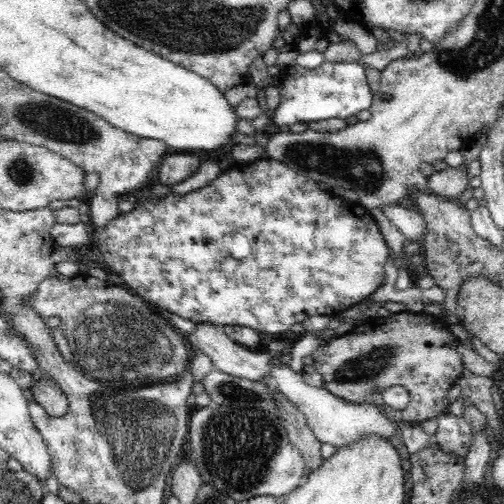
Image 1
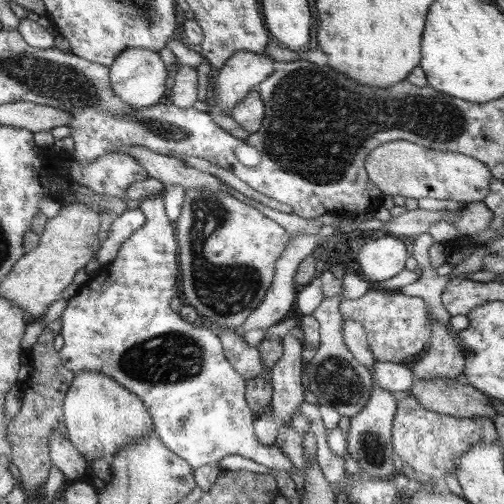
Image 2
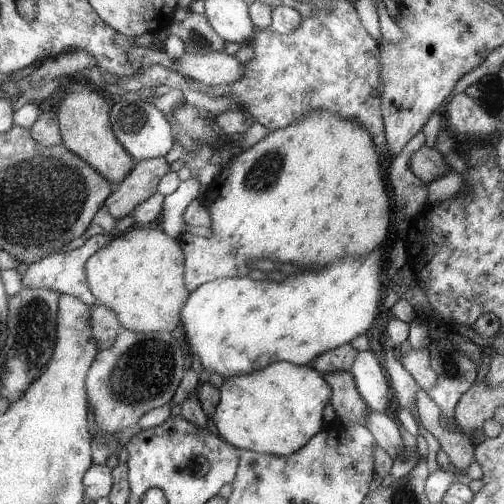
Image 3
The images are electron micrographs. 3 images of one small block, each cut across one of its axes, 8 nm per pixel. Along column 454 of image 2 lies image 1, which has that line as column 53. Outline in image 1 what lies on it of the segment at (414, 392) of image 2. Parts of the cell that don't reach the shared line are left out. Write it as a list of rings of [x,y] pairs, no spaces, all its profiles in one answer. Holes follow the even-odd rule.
[[[52,378],[34,382],[34,386],[30,390],[30,398],[34,402],[38,402],[48,412],[48,416],[54,416],[54,418],[58,418],[58,416],[62,418],[70,408],[68,396]]]

